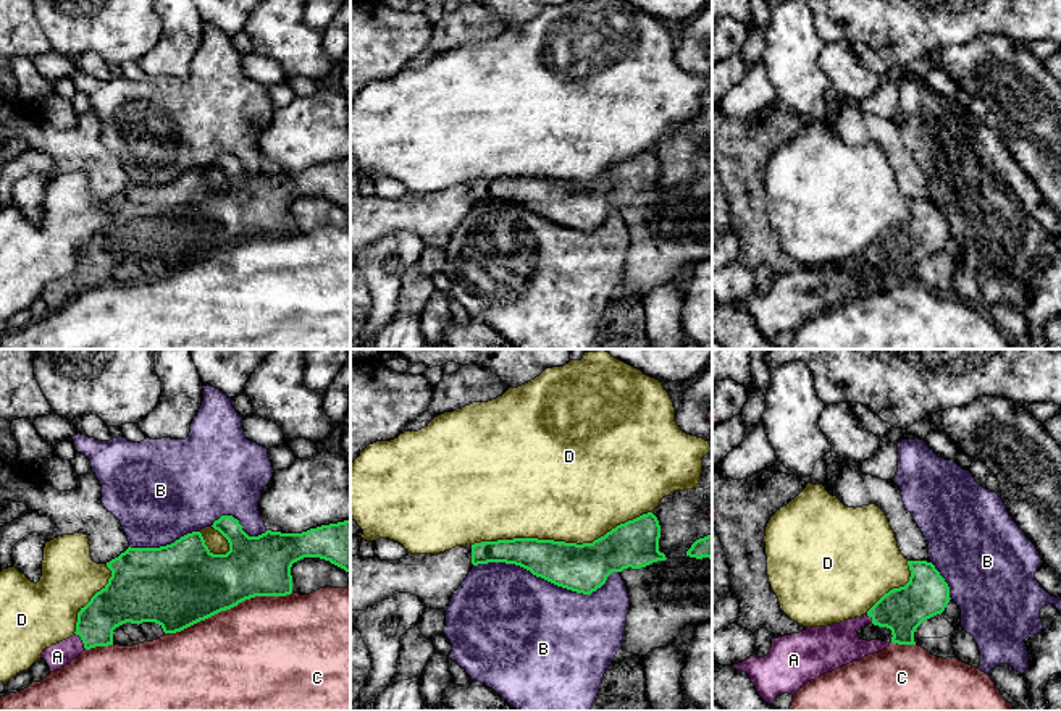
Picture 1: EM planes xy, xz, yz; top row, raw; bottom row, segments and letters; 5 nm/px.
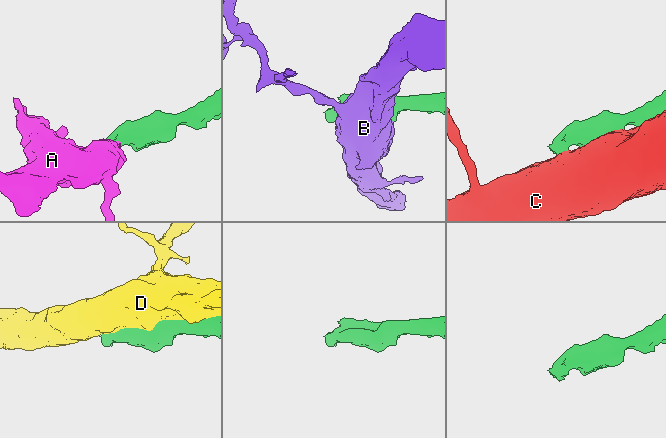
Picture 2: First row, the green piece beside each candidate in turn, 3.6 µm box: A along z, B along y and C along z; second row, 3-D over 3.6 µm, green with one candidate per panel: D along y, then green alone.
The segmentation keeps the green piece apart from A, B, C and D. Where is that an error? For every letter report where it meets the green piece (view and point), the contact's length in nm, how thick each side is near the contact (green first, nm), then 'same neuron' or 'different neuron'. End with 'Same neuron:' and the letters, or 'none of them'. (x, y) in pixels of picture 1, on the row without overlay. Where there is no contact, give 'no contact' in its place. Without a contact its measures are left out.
A: xy (81, 277) | 110 nm | 200/120 nm | same neuron
B: xz (548, 218) | 750 nm | 240/500 nm | different neuron
C: xy (228, 246) | 650 nm | 400/500 nm | different neuron
D: xz (561, 180) | 900 nm | 240/500 nm | different neuron
Same neuron: A

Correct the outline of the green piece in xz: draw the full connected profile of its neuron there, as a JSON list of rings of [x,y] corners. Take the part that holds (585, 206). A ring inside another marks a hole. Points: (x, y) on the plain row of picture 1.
[[[648,150],[617,163],[593,181],[577,183],[538,176],[514,176],[475,181],[472,183],[472,202],[515,202],[557,225],[583,233],[591,233],[606,221],[612,210],[622,210],[628,205],[641,207],[652,200],[665,199],[665,192],[659,189],[659,176],[659,158],[652,150]]]

